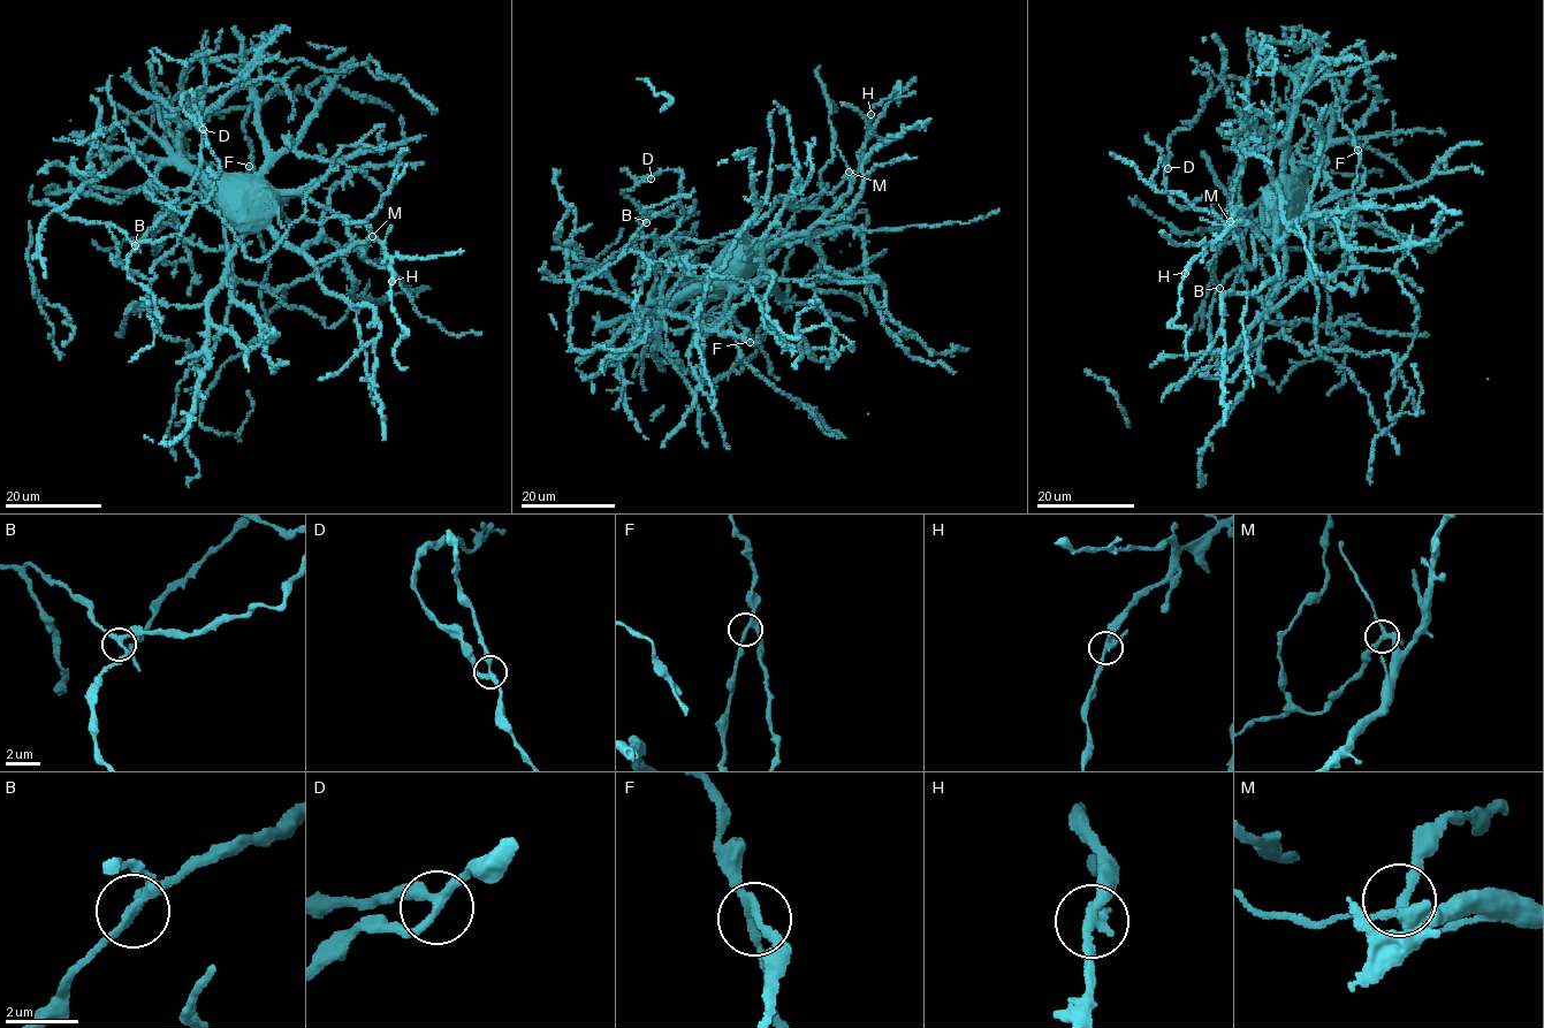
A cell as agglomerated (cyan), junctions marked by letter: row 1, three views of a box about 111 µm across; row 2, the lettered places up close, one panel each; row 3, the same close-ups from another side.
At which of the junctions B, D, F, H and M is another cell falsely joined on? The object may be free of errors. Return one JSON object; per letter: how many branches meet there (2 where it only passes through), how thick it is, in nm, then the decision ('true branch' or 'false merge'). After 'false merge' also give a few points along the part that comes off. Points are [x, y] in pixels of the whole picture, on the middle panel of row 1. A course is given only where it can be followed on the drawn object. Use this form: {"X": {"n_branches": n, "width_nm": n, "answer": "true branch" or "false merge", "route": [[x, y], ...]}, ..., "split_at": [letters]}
{"B": {"n_branches": 3, "width_nm": 240, "answer": "true branch"}, "D": {"n_branches": 3, "width_nm": 220, "answer": "true branch"}, "F": {"n_branches": 3, "width_nm": 220, "answer": "true branch"}, "H": {"n_branches": 3, "width_nm": 240, "answer": "true branch"}, "M": {"n_branches": 3, "width_nm": 240, "answer": "true branch"}, "split_at": []}

